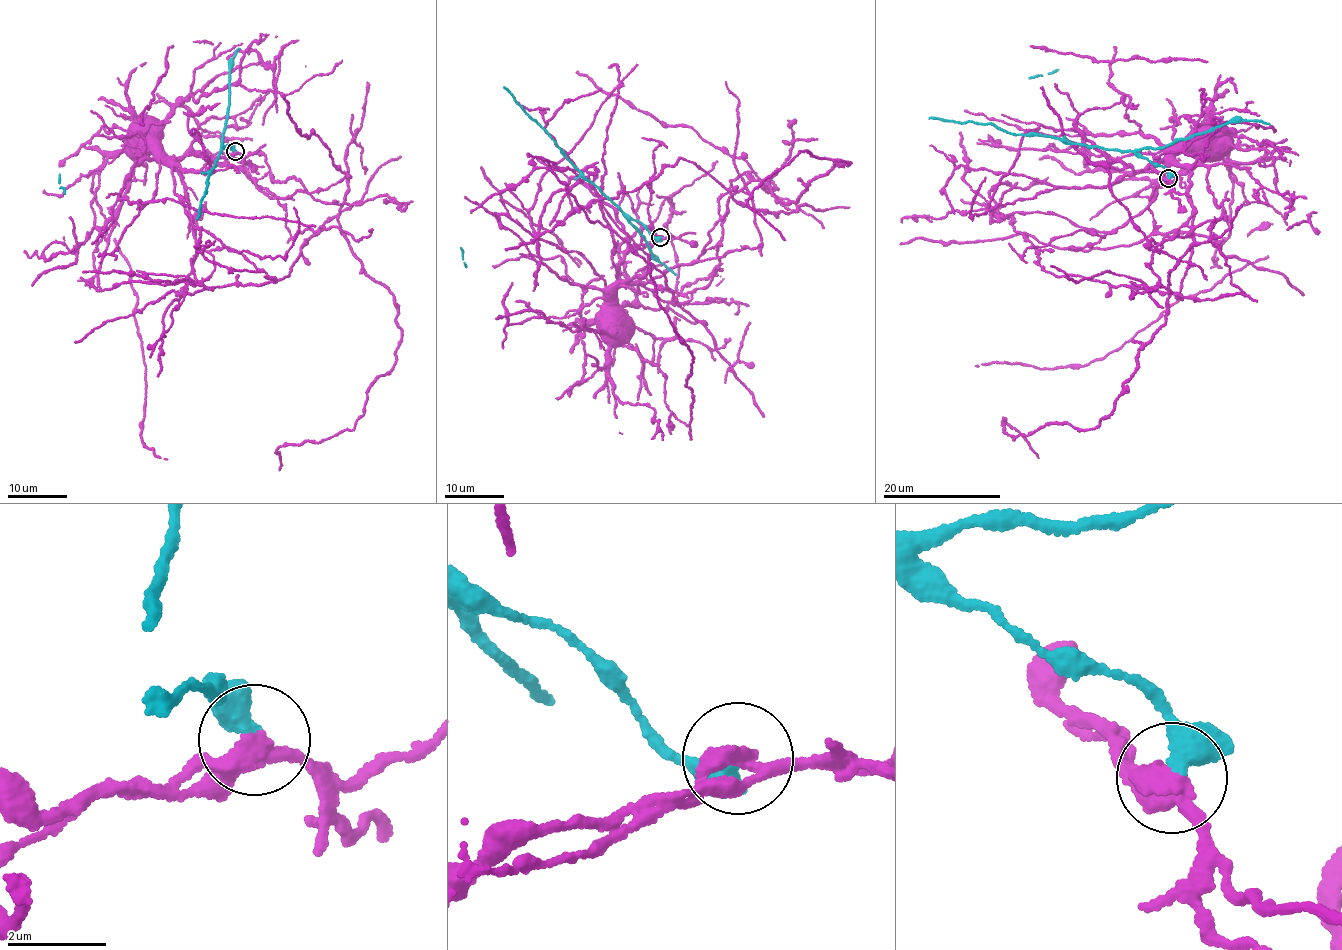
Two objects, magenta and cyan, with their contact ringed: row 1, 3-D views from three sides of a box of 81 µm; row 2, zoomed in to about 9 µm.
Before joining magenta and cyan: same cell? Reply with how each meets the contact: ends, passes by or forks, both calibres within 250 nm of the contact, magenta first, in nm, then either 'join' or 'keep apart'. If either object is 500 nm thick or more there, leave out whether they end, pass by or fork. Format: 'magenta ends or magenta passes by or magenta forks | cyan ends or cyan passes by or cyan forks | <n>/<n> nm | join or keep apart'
magenta passes by | cyan passes by | 320/340 nm | keep apart

